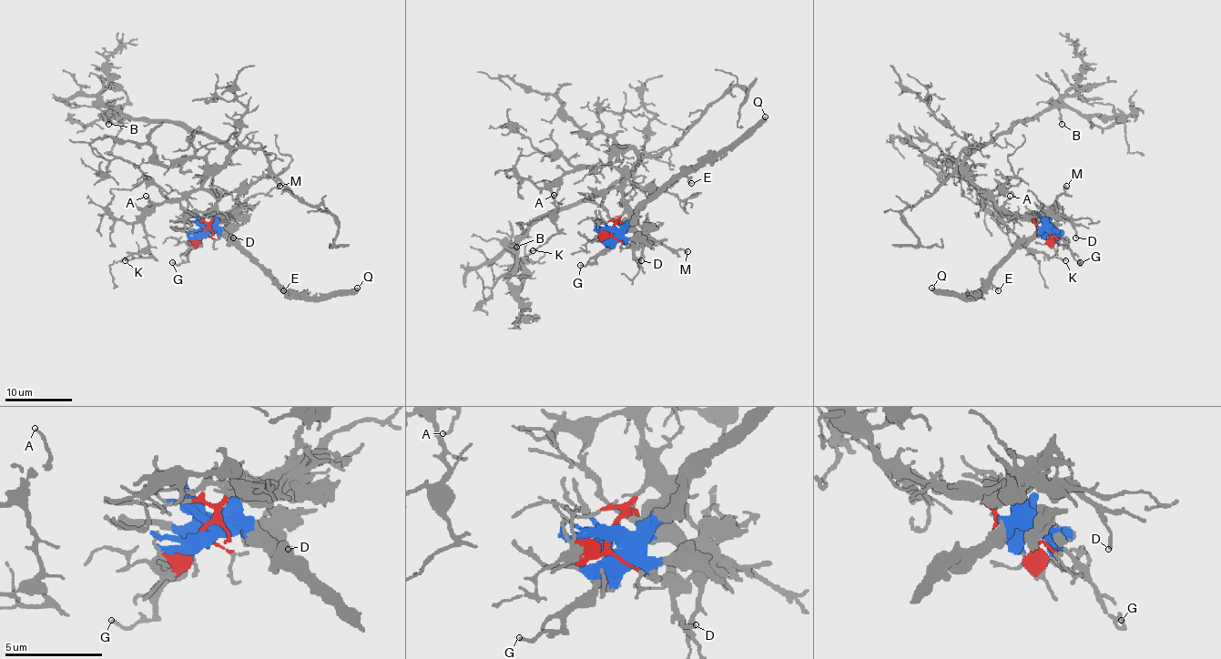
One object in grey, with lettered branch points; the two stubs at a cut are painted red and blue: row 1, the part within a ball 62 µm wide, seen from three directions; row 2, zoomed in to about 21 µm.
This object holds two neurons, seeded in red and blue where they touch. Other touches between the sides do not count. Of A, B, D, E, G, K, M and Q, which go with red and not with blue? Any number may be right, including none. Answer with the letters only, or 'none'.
A, B, K

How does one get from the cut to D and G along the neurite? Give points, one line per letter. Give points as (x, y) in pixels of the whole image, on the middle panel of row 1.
D: (612, 228), (628, 230), (634, 236), (634, 256), (640, 261)
G: (612, 228), (614, 239), (593, 263), (580, 264)

